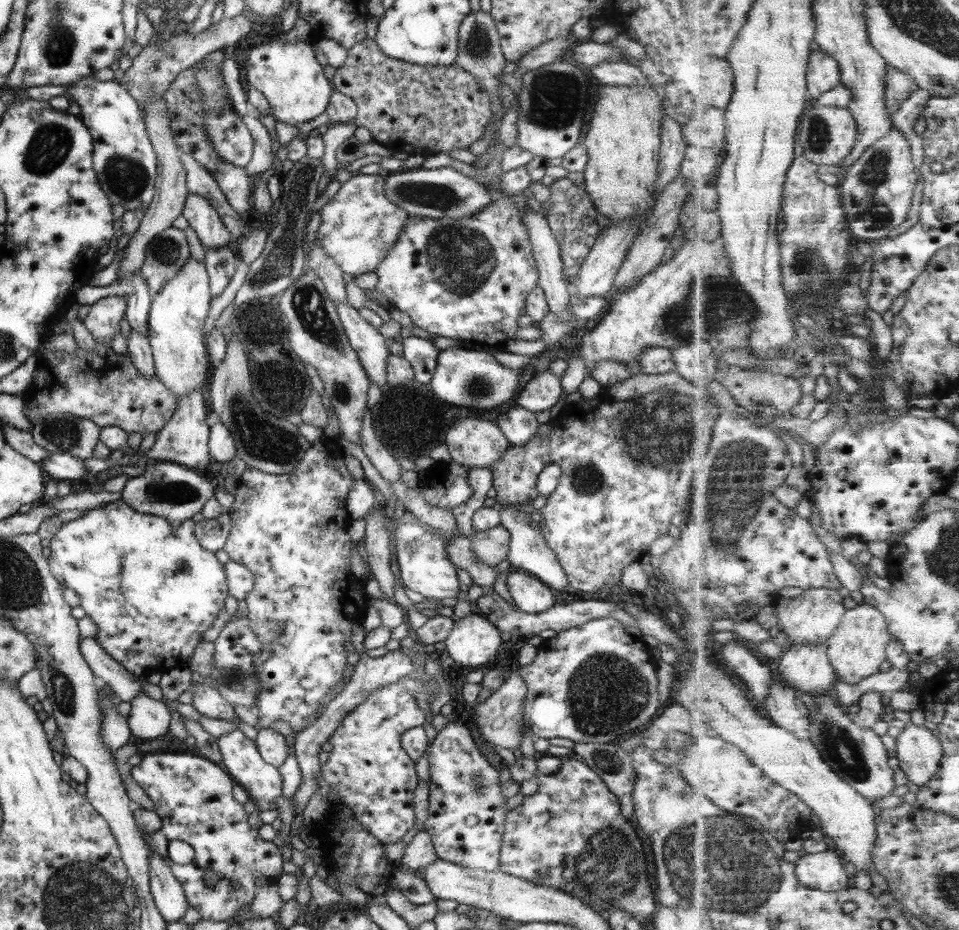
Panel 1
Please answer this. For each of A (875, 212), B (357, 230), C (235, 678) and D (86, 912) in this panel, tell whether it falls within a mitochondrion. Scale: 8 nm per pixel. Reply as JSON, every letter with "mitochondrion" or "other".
{"A":"mitochondrion","B":"other","C":"mitochondrion","D":"mitochondrion"}

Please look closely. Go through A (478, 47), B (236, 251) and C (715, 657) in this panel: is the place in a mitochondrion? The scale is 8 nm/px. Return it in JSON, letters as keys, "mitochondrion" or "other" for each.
{"A":"mitochondrion","B":"other","C":"other"}

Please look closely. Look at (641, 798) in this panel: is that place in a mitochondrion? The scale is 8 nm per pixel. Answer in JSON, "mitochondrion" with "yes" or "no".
{"mitochondrion":"no"}

